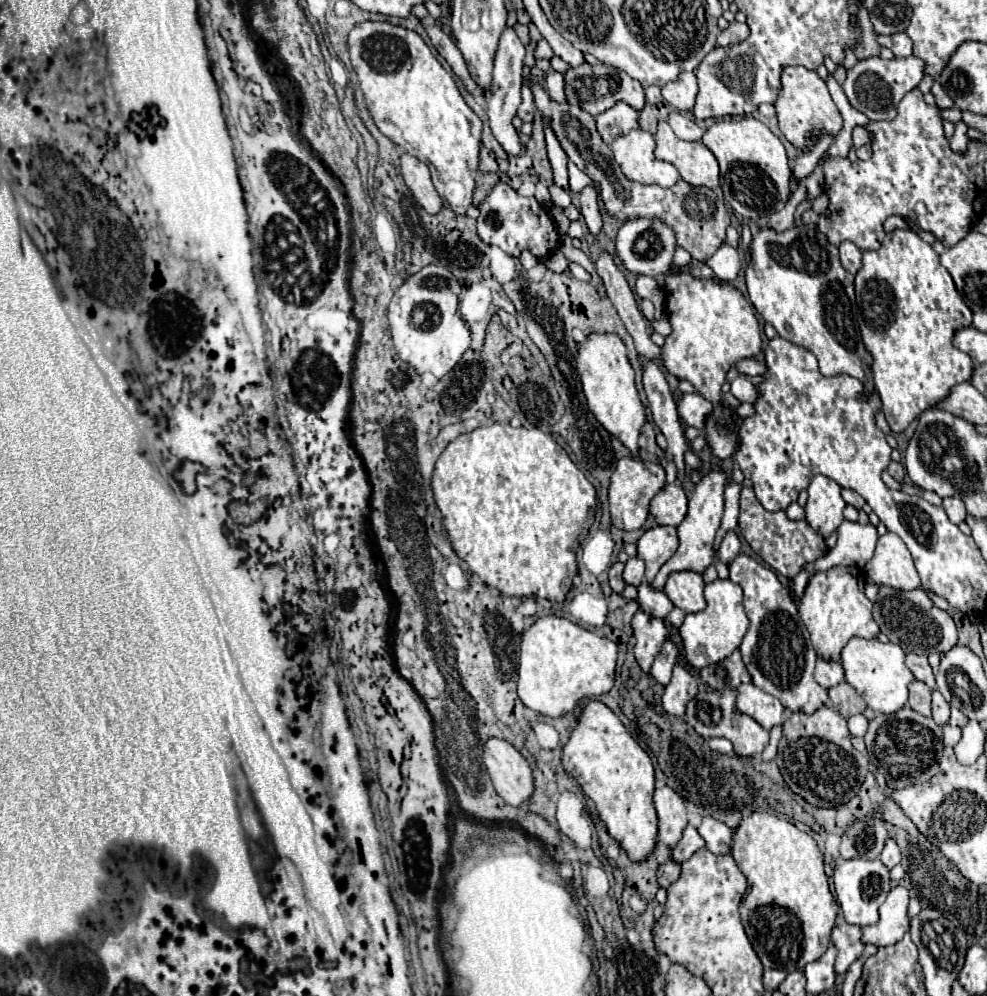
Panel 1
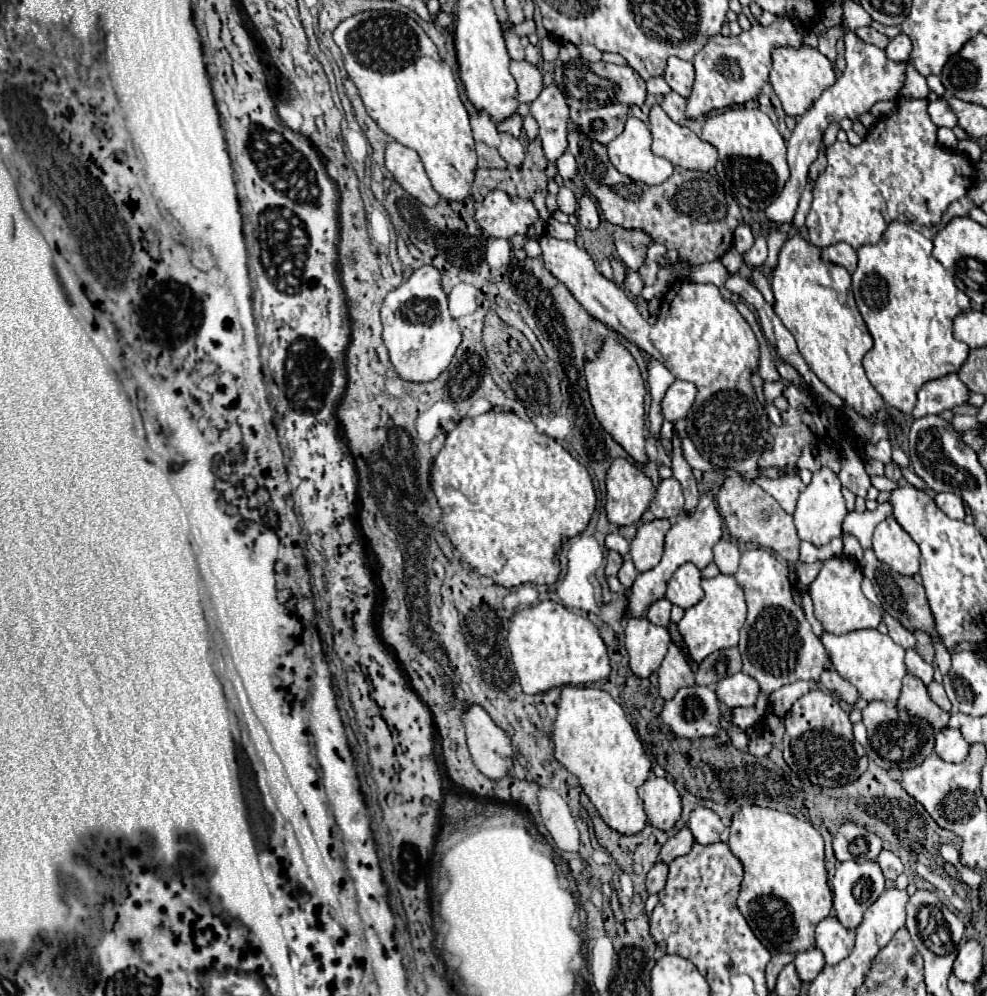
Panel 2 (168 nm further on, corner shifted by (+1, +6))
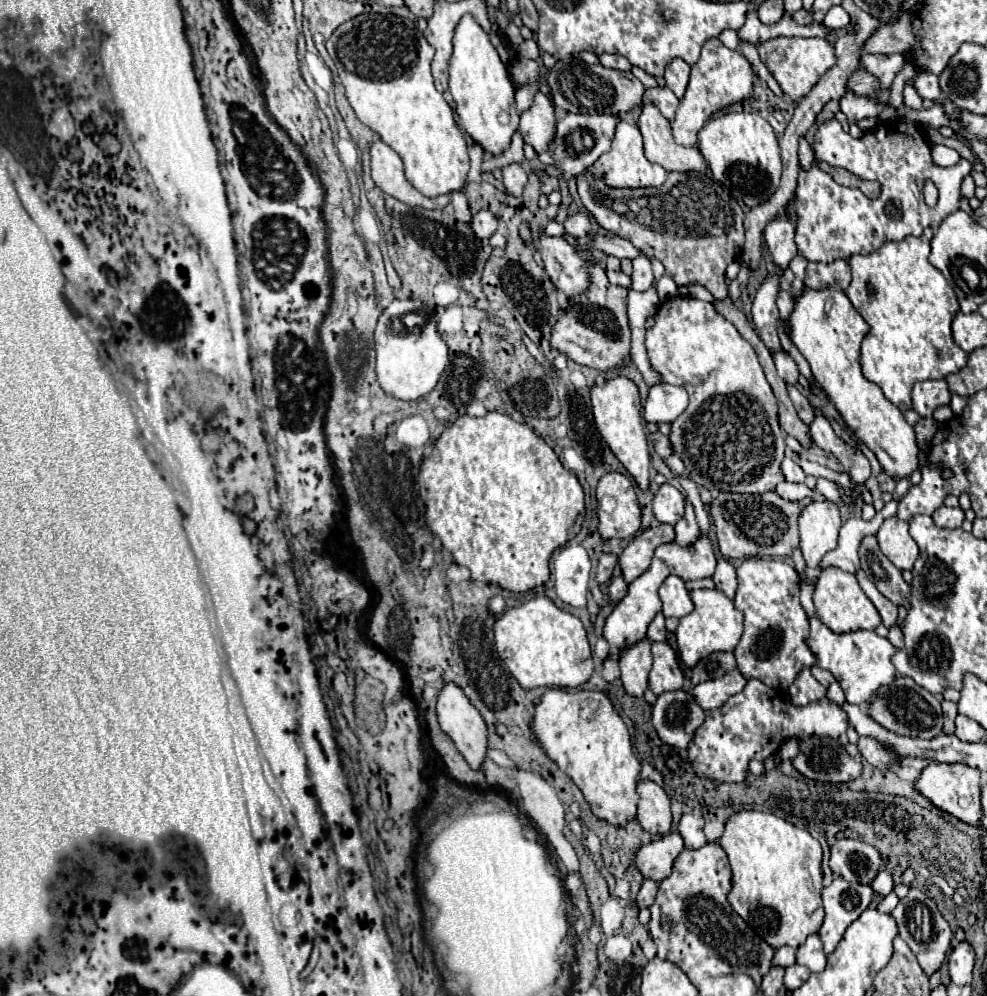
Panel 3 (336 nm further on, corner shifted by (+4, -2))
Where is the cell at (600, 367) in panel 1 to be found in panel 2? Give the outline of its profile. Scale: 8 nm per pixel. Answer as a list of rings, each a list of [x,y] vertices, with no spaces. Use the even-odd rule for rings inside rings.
[[[609,337],[603,341],[601,349],[597,351],[595,359],[585,363],[585,377],[587,377],[587,391],[591,395],[591,405],[595,409],[595,417],[611,433],[611,437],[623,445],[623,449],[637,461],[647,463],[645,455],[645,383],[641,371],[631,357],[631,353],[615,339]]]

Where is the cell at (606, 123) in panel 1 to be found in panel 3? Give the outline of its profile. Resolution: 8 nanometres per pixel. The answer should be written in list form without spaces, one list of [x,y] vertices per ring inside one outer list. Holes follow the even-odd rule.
[[[566,113],[564,117],[558,119],[556,135],[548,143],[548,153],[556,161],[554,167],[562,173],[564,179],[580,177],[602,153],[610,149],[616,121],[618,119],[614,115],[584,115],[584,113]]]

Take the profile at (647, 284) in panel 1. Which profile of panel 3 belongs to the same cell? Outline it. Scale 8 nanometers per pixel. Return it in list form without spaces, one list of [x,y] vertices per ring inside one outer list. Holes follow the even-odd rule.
[[[586,259],[586,267],[590,273],[590,285],[584,293],[568,299],[568,307],[552,325],[550,345],[580,365],[600,371],[618,369],[626,363],[626,357],[630,357],[630,327],[626,317],[628,291],[610,285],[606,271],[596,261]]]

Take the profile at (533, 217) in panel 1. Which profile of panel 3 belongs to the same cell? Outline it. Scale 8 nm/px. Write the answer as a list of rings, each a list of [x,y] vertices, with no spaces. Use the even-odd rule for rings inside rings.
[[[480,209],[480,211],[472,217],[470,227],[472,227],[472,231],[476,233],[476,237],[480,237],[480,239],[488,239],[488,237],[496,231],[498,221],[496,221],[496,217],[494,217],[488,209]]]

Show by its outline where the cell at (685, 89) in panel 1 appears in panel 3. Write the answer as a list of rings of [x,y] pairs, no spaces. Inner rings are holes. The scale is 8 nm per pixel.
[[[676,57],[676,59],[672,59],[668,63],[664,79],[666,79],[666,85],[674,91],[674,95],[678,99],[684,97],[684,91],[686,91],[686,85],[688,85],[688,77],[690,77],[690,65],[686,61]]]

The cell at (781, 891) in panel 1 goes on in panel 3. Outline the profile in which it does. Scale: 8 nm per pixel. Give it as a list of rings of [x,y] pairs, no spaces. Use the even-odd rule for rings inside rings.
[[[738,811],[726,821],[726,831],[720,837],[720,847],[728,855],[732,867],[732,887],[728,901],[732,909],[774,949],[782,945],[800,947],[808,935],[820,929],[824,909],[820,905],[822,889],[822,847],[806,831],[764,811]]]

